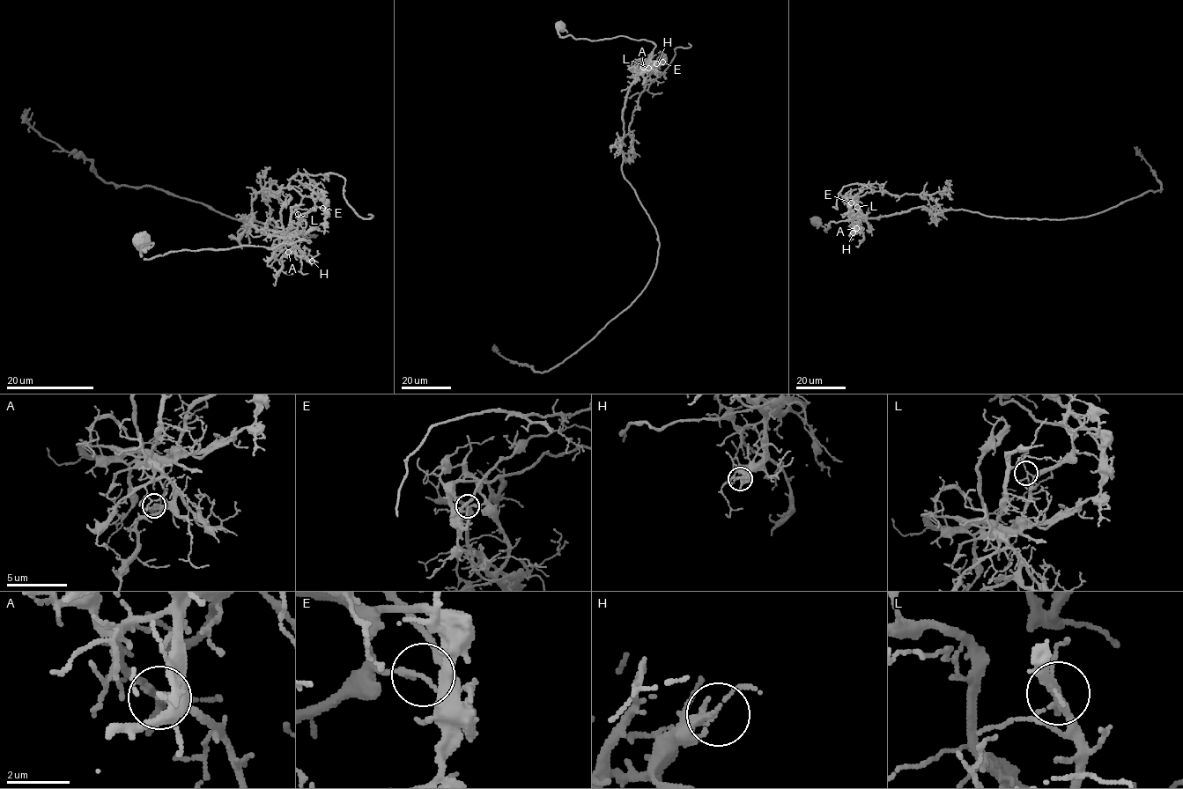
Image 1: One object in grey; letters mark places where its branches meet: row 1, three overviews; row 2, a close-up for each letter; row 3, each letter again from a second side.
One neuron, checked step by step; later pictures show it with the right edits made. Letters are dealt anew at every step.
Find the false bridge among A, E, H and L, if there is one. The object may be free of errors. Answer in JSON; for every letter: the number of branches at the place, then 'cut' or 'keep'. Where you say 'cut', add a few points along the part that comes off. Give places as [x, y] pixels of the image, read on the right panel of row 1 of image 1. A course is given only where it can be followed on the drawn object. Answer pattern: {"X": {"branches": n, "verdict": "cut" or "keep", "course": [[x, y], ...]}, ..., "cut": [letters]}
{"A": {"branches": 3, "verdict": "keep"}, "E": {"branches": 3, "verdict": "cut", "course": [[850, 203], [853, 197], [873, 191], [886, 191], [898, 197], [940, 191], [946, 194], [948, 180], [950, 180]]}, "H": {"branches": 3, "verdict": "keep"}, "L": {"branches": 3, "verdict": "keep"}, "cut": ["E"]}

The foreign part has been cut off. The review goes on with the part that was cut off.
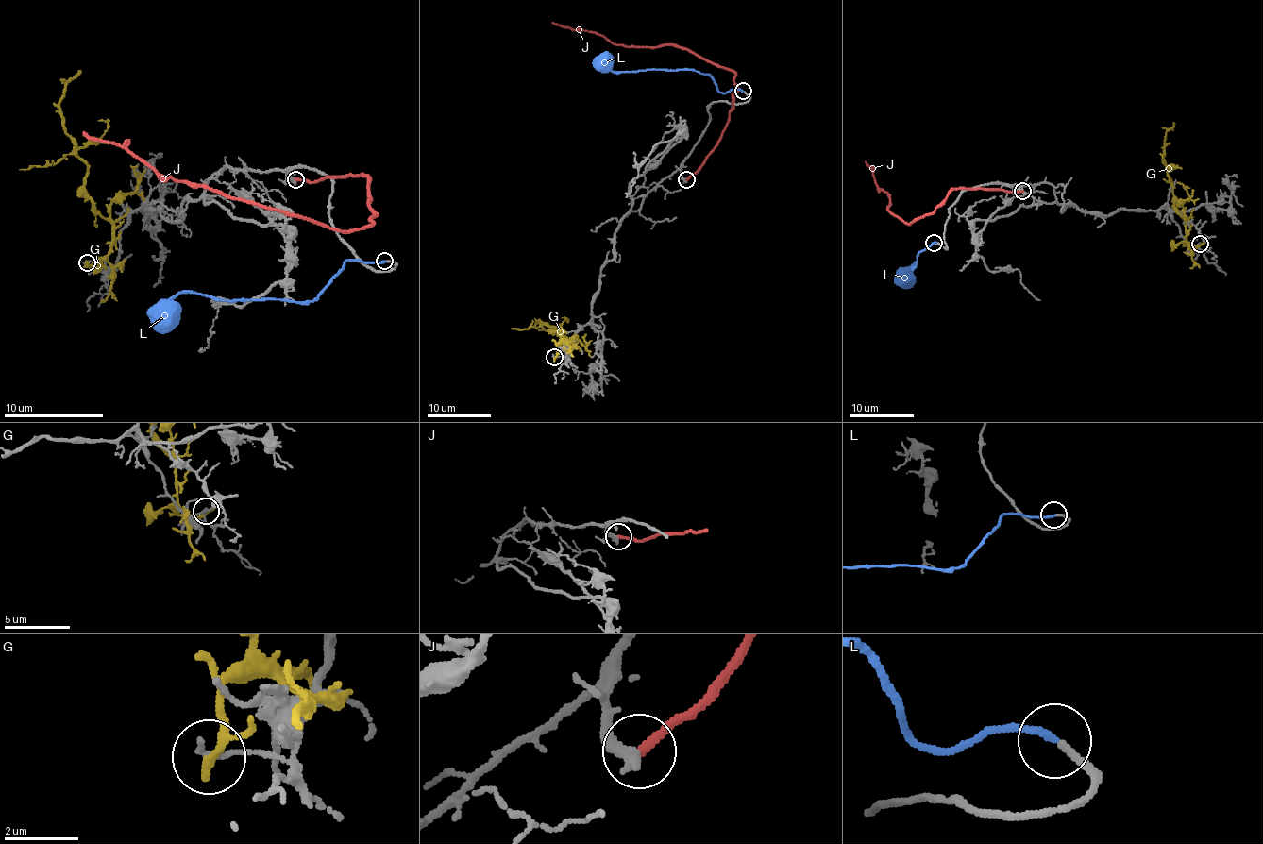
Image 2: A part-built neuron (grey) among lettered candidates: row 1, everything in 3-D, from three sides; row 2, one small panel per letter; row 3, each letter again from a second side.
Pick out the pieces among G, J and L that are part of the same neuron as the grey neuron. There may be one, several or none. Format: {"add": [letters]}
{"add": ["L"]}

